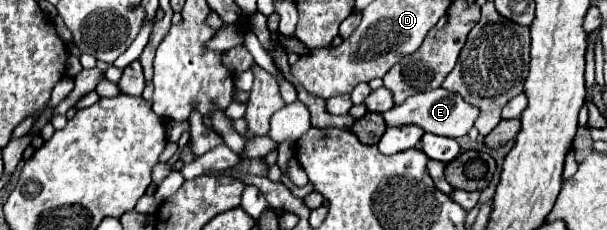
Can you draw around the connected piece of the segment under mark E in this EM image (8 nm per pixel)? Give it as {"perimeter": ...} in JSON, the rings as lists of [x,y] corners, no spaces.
{"perimeter":[[[443,87],[427,91],[427,93],[415,93],[407,97],[401,105],[391,107],[387,113],[383,113],[383,119],[387,127],[401,127],[401,125],[419,125],[425,133],[433,135],[443,135],[443,137],[461,137],[467,135],[469,129],[473,127],[479,111],[473,105],[467,105],[457,93],[451,93]]]}

